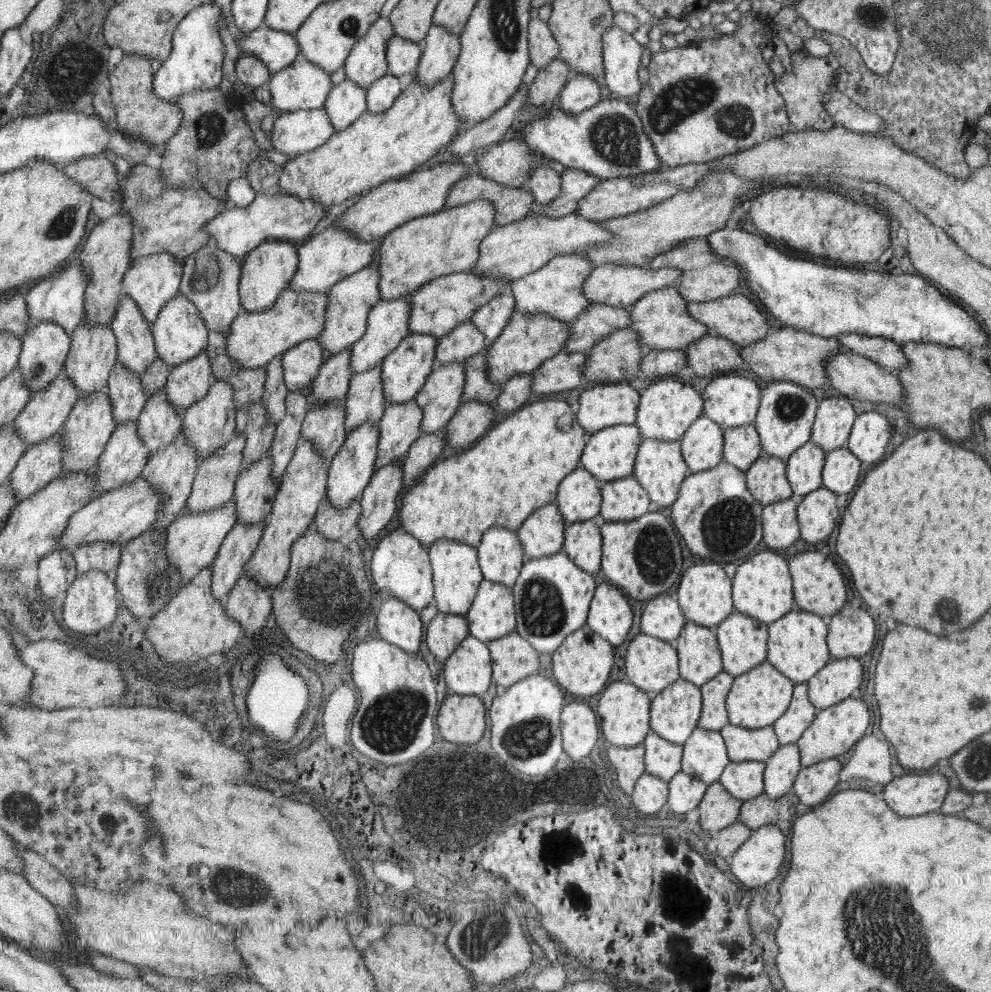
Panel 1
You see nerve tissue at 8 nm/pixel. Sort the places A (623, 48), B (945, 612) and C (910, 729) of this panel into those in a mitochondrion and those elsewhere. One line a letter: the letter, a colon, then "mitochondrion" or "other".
A: other
B: mitochondrion
C: other

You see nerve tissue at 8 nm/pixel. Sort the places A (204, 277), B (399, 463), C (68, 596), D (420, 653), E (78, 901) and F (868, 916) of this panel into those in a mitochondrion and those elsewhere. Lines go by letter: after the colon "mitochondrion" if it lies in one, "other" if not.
A: mitochondrion
B: other
C: other
D: other
E: other
F: mitochondrion

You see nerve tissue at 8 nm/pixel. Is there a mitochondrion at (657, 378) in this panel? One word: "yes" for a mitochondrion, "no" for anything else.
no

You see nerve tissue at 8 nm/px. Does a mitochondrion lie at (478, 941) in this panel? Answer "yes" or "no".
yes

